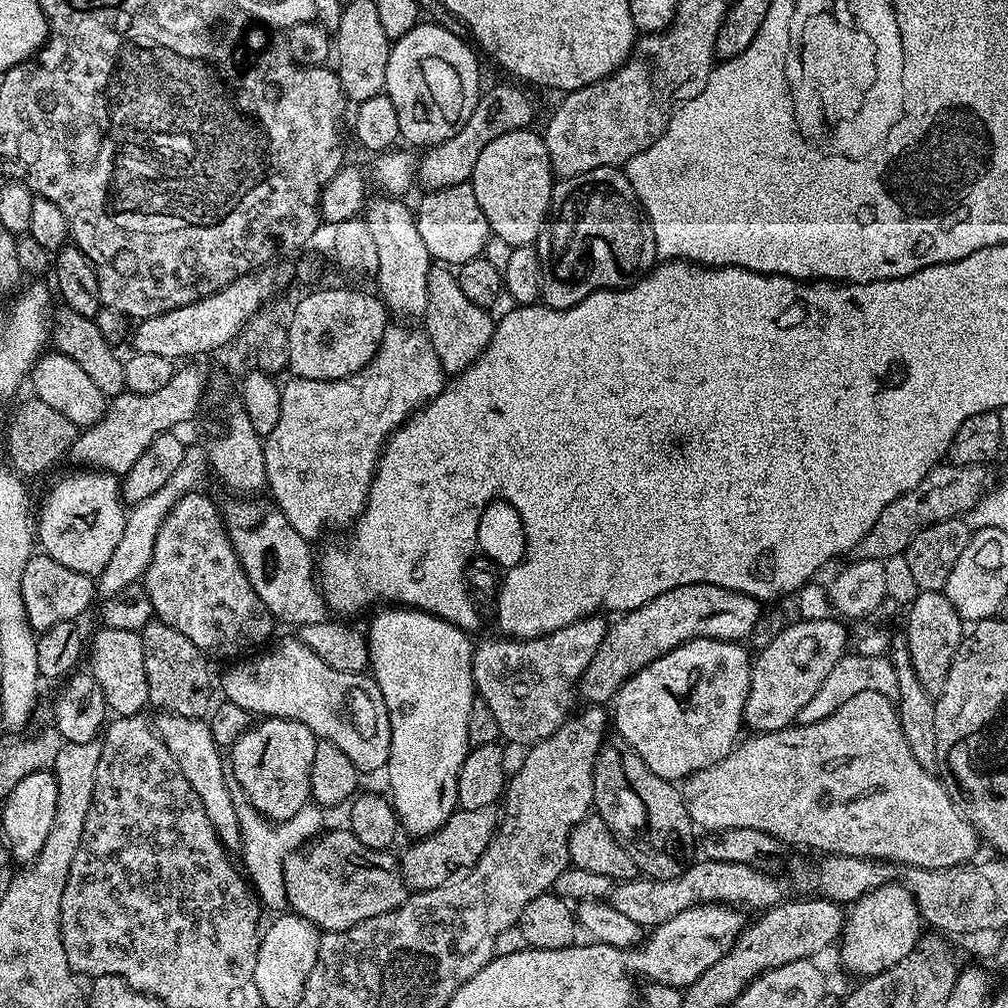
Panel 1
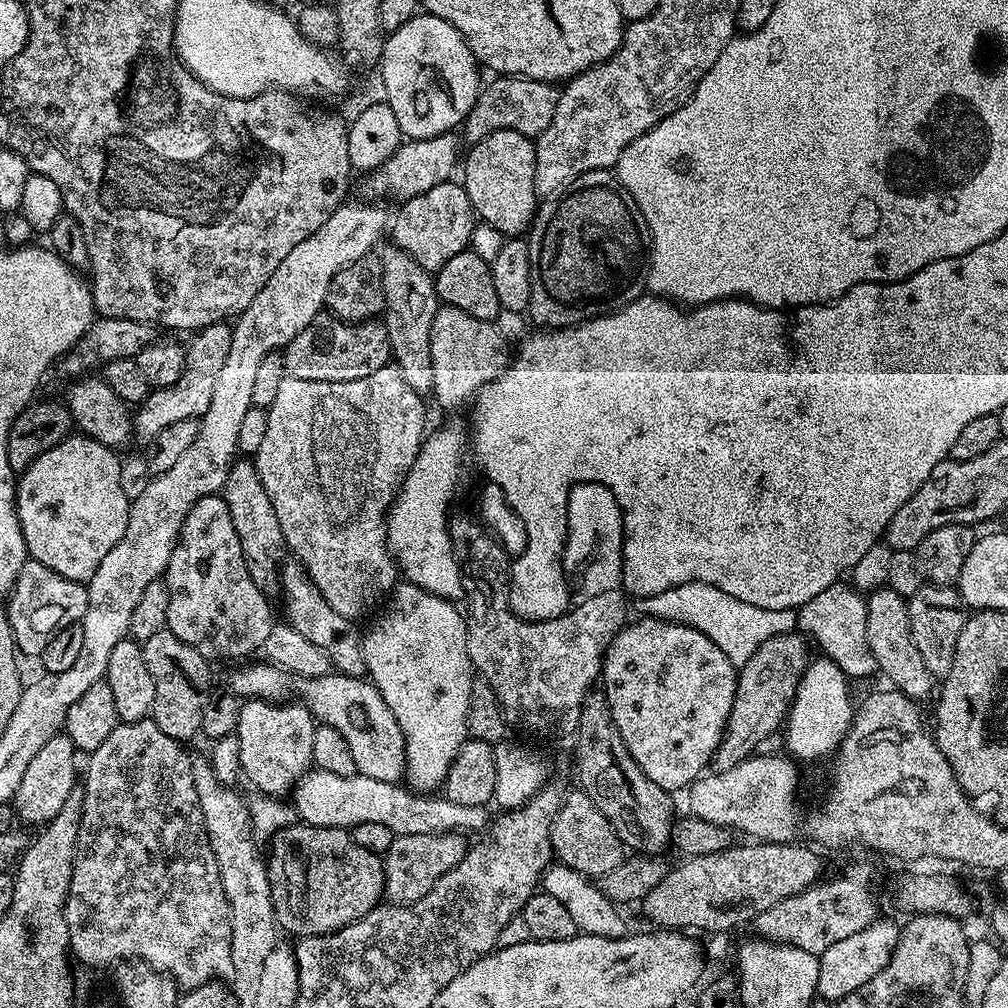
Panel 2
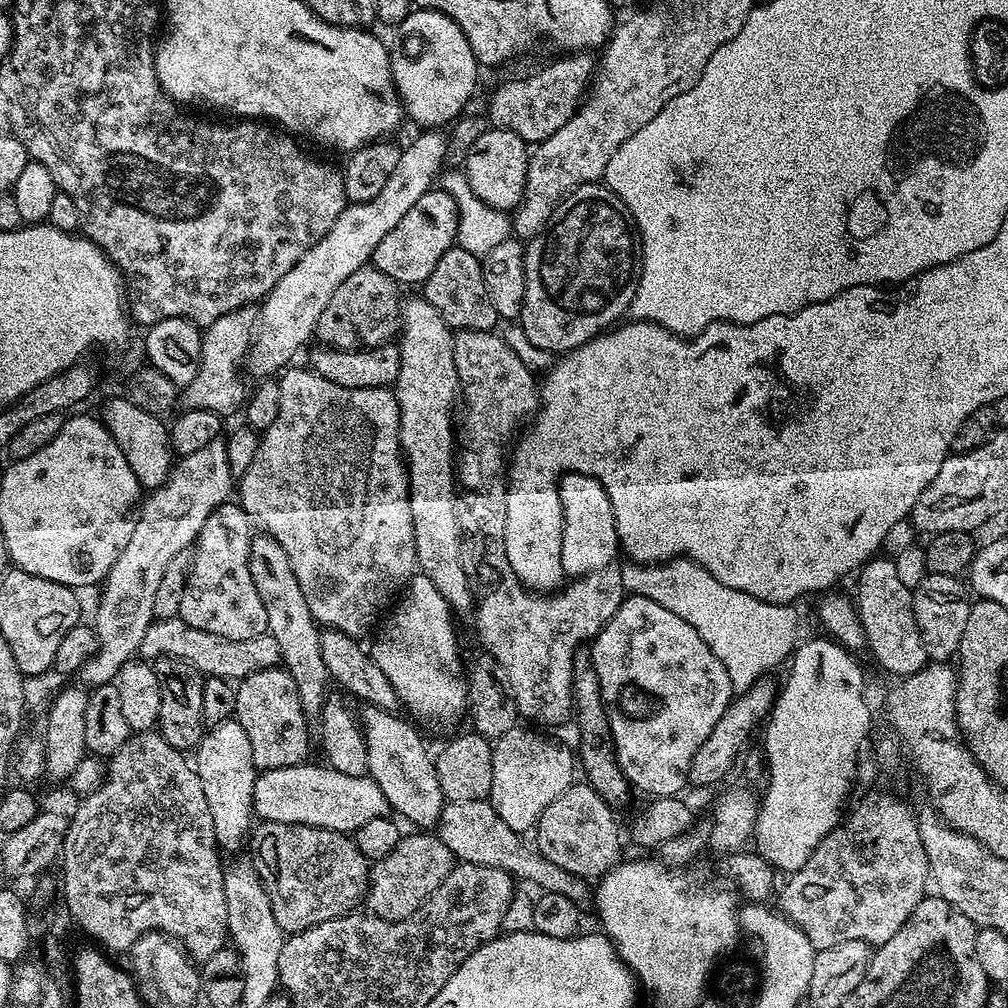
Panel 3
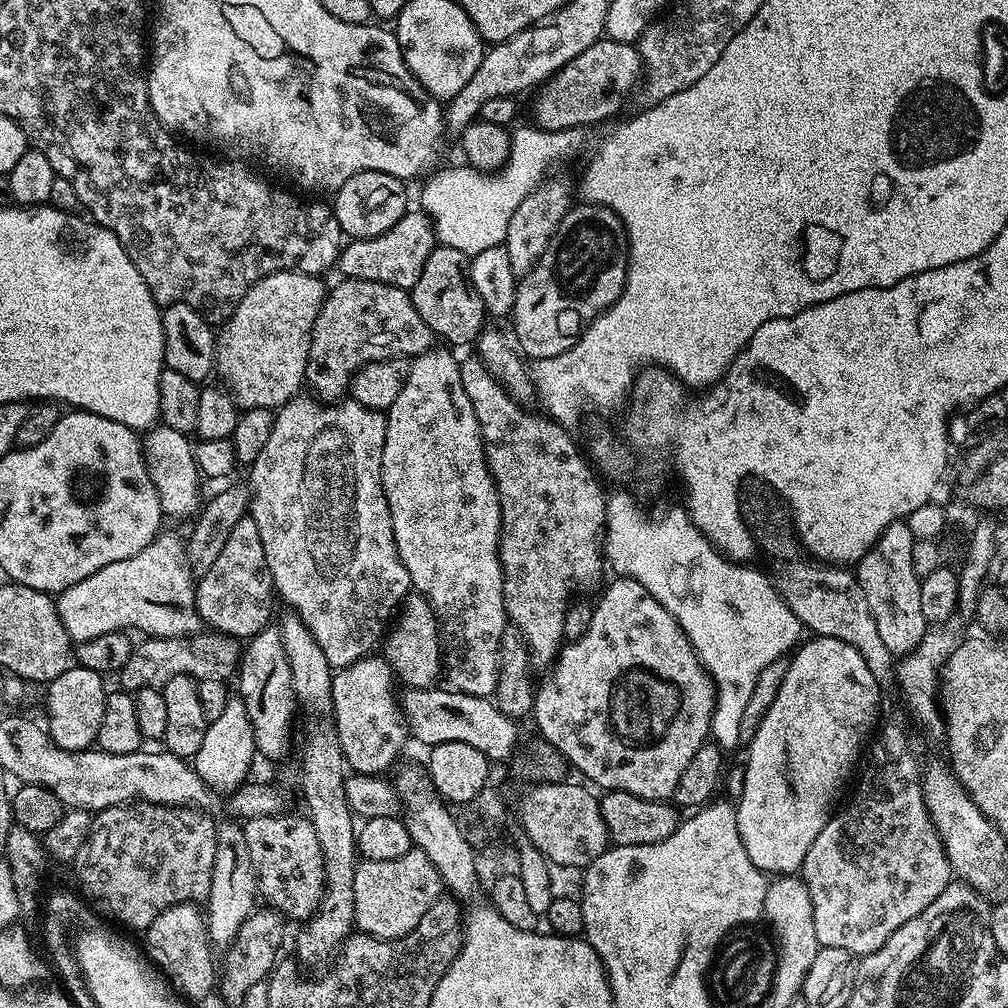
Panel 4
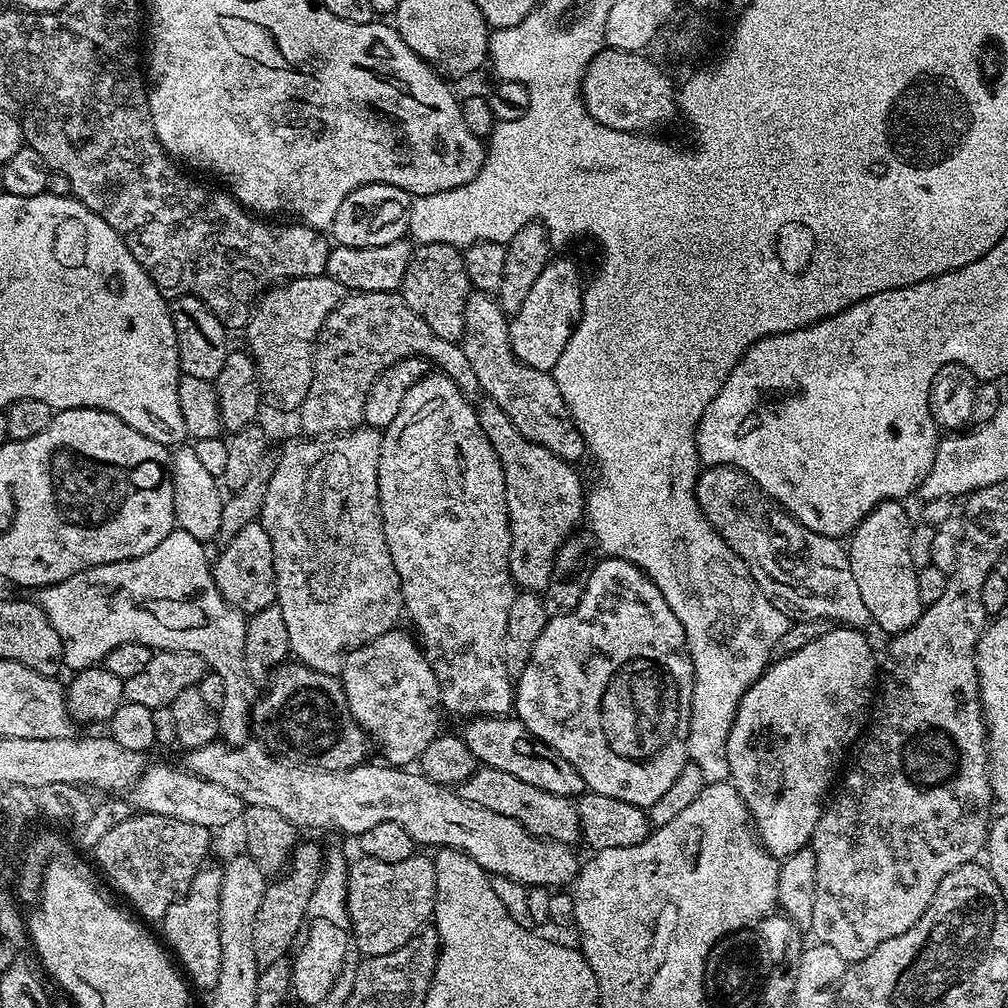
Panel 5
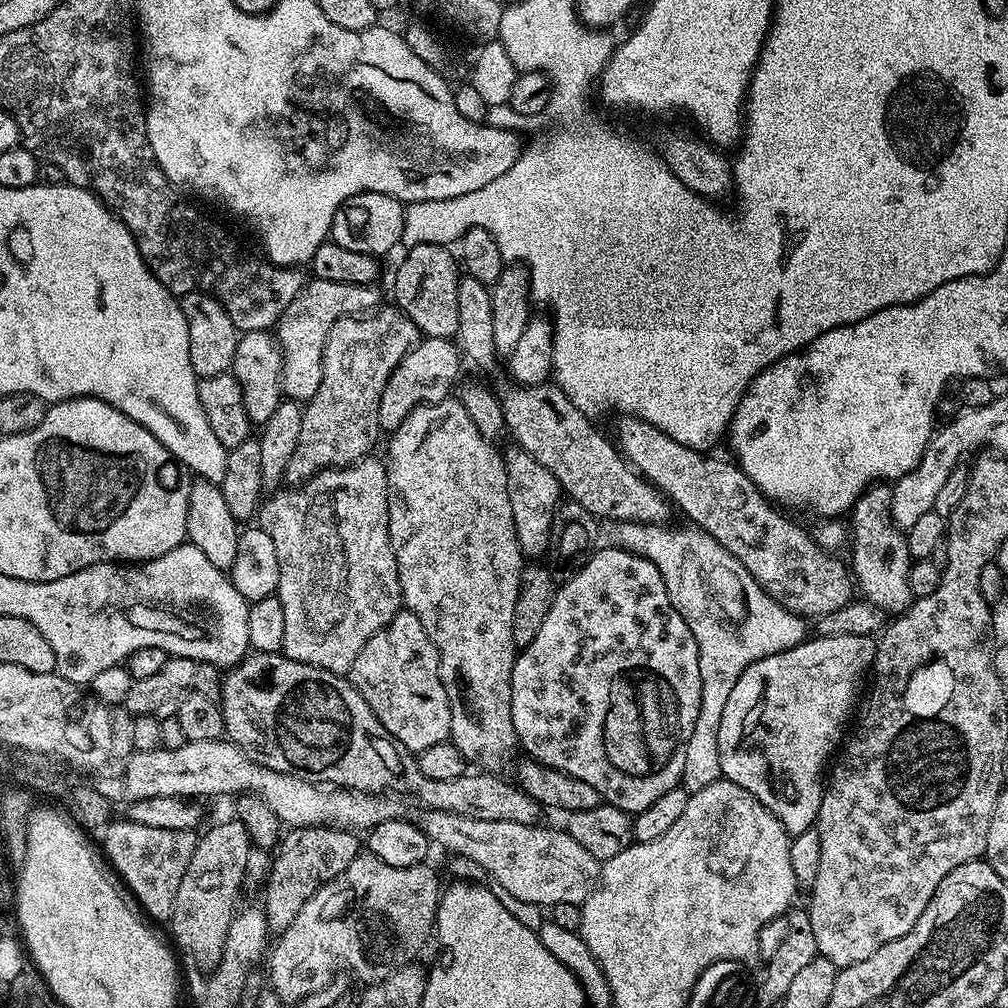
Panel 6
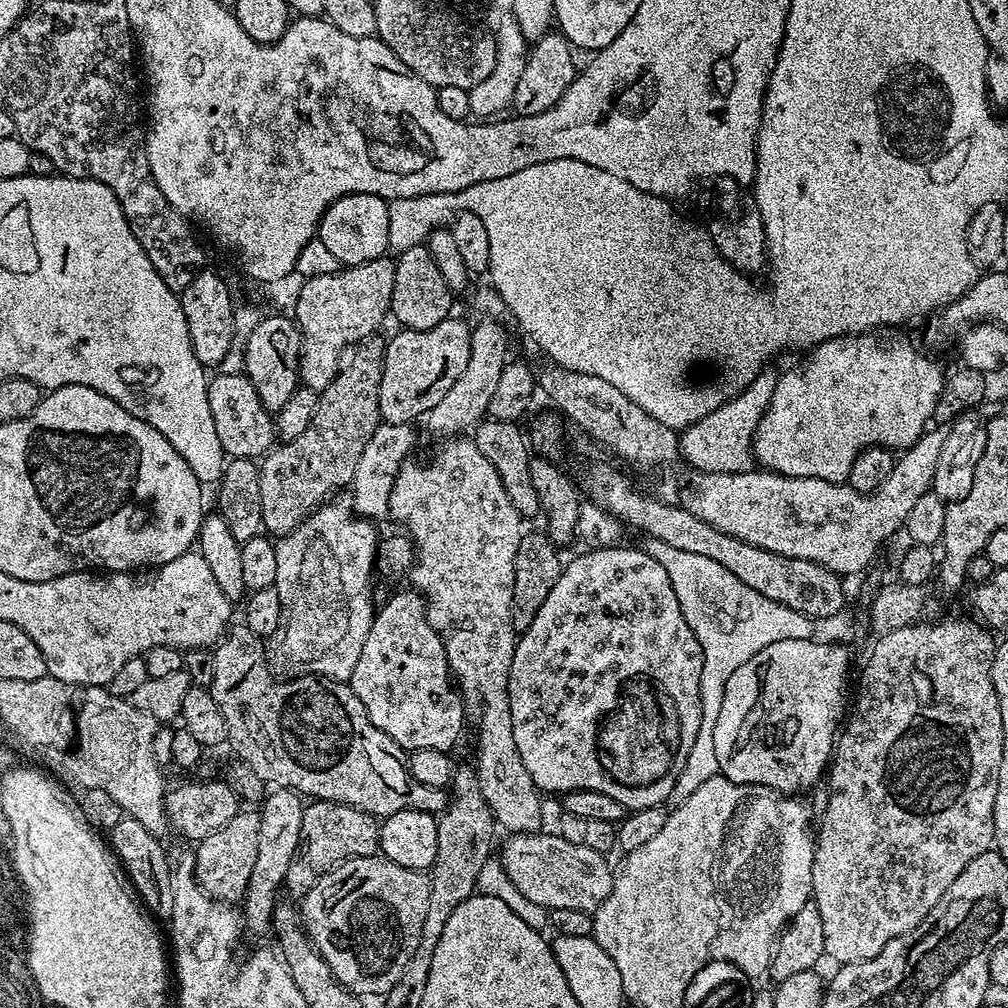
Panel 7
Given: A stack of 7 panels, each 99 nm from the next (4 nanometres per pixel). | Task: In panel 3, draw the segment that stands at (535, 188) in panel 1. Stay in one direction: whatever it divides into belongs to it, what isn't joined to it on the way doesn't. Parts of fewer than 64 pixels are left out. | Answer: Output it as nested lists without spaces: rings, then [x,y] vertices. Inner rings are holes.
[[[489,127],[488,132],[482,134],[482,138],[474,142],[474,146],[470,146],[468,158],[462,164],[462,171],[470,190],[478,194],[483,204],[500,212],[511,213],[524,197],[529,155],[529,145],[525,144],[522,138],[518,138],[518,134],[505,128]]]

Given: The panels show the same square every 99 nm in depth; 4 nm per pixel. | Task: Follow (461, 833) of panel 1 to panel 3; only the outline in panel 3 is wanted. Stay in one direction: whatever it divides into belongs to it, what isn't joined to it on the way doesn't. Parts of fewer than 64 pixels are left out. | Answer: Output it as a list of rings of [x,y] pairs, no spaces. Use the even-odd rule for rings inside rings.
[[[428,830],[413,831],[413,836],[401,835],[398,846],[386,854],[386,858],[371,865],[368,877],[367,911],[383,920],[405,920],[421,908],[424,901],[454,867],[452,851],[440,841],[439,835]]]

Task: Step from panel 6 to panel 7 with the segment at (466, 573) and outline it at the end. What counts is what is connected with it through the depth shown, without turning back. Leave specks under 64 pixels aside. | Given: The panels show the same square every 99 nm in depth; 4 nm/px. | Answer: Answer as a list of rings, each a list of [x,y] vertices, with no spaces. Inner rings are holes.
[[[448,438],[444,444],[432,456],[429,464],[412,464],[405,462],[396,476],[396,482],[392,487],[390,502],[388,503],[388,516],[396,519],[401,524],[403,531],[412,542],[412,547],[416,549],[416,558],[410,573],[412,579],[411,587],[419,592],[424,598],[424,603],[428,609],[428,621],[430,626],[438,634],[442,646],[446,650],[448,659],[448,670],[454,681],[455,687],[460,693],[460,699],[464,701],[464,714],[469,725],[476,727],[476,760],[474,767],[478,786],[486,798],[486,802],[492,811],[492,819],[496,821],[501,829],[505,828],[505,833],[515,834],[517,832],[538,832],[541,831],[544,820],[544,808],[540,805],[542,793],[537,788],[536,783],[526,774],[526,768],[522,766],[522,756],[518,754],[518,745],[514,743],[514,726],[510,726],[510,702],[508,701],[508,675],[510,666],[514,658],[514,650],[518,633],[512,621],[512,603],[514,602],[514,558],[518,555],[518,542],[526,531],[525,521],[520,512],[514,510],[510,498],[506,494],[506,486],[502,486],[502,478],[498,478],[498,470],[490,466],[490,461],[484,457],[482,450],[478,450],[475,439],[472,438]]]

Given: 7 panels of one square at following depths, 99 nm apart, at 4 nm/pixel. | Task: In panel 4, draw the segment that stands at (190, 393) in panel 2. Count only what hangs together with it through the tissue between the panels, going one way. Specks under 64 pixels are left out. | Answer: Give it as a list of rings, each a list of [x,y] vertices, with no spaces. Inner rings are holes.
[[[289,270],[275,272],[262,277],[238,302],[238,306],[229,314],[228,319],[219,325],[216,332],[215,375],[221,376],[223,387],[227,388],[236,402],[237,409],[267,408],[279,410],[286,402],[301,395],[305,387],[308,351],[312,341],[312,327],[324,305],[326,287],[320,276],[308,272]]]

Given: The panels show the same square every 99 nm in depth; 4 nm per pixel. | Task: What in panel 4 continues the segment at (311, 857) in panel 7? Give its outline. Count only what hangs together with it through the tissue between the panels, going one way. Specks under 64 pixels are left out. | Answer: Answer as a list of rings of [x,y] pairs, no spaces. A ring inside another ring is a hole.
[[[267,906],[257,907],[246,918],[246,922],[240,924],[236,941],[226,949],[227,956],[224,964],[222,960],[222,971],[218,976],[218,996],[225,1005],[239,1006],[242,998],[246,998],[246,994],[250,994],[259,985],[256,983],[260,979],[261,983],[276,967],[281,955],[280,943],[284,940],[284,924],[285,917]]]

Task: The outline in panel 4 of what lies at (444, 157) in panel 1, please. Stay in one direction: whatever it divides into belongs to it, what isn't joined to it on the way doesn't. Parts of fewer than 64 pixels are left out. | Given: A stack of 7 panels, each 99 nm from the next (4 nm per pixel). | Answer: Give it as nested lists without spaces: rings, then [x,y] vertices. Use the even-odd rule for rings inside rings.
[[[601,38],[594,46],[586,46],[539,89],[536,100],[536,120],[547,132],[584,130],[587,124],[600,124],[608,120],[624,104],[632,87],[642,80],[640,50],[635,43]]]

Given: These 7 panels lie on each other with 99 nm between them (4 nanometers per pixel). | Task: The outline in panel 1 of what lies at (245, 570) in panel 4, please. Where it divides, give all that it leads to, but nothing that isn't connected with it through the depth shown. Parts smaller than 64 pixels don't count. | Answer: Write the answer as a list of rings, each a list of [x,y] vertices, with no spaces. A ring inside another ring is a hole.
[[[193,490],[182,498],[166,514],[158,536],[154,538],[154,552],[148,568],[142,577],[146,594],[150,594],[150,602],[155,619],[166,626],[174,626],[178,634],[186,634],[194,646],[209,658],[215,656],[236,656],[239,652],[251,653],[251,648],[259,649],[269,643],[268,635],[272,632],[274,621],[266,606],[254,594],[254,586],[246,578],[240,565],[238,554],[228,537],[228,529],[224,526],[224,517],[218,504],[200,490]]]

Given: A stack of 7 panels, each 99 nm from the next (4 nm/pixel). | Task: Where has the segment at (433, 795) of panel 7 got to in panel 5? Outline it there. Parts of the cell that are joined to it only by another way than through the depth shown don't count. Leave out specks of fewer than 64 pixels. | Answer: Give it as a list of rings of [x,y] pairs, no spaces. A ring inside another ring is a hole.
[[[285,662],[271,673],[268,682],[268,693],[265,696],[263,693],[252,705],[252,723],[255,731],[257,733],[260,731],[259,739],[273,753],[326,772],[341,772],[365,763],[366,734],[362,726],[358,726],[354,714],[350,714],[344,685],[336,676],[322,674],[299,662]],[[483,766],[477,767],[470,779],[458,785],[458,791],[463,800],[469,800],[474,806],[514,818],[514,822],[521,824],[532,836],[543,836],[545,840],[573,846],[581,843],[582,821],[577,801],[573,797],[538,790],[538,786],[530,786],[530,782],[514,778],[514,774],[502,774],[502,770]]]

